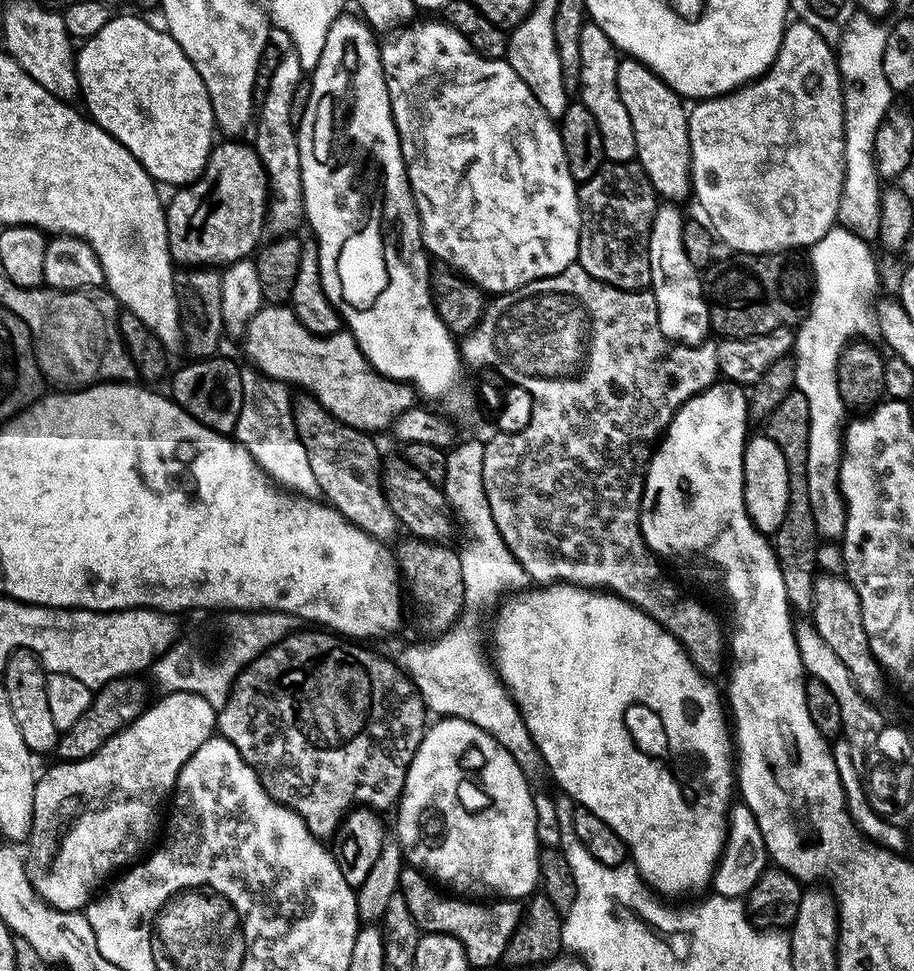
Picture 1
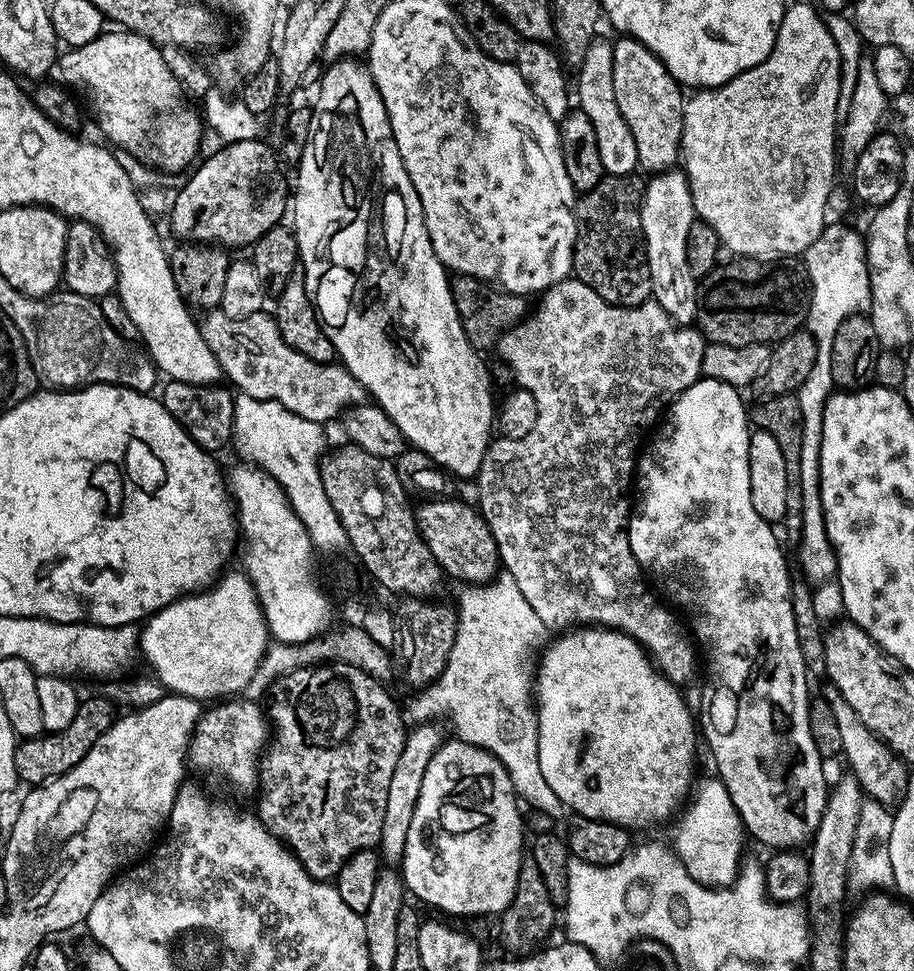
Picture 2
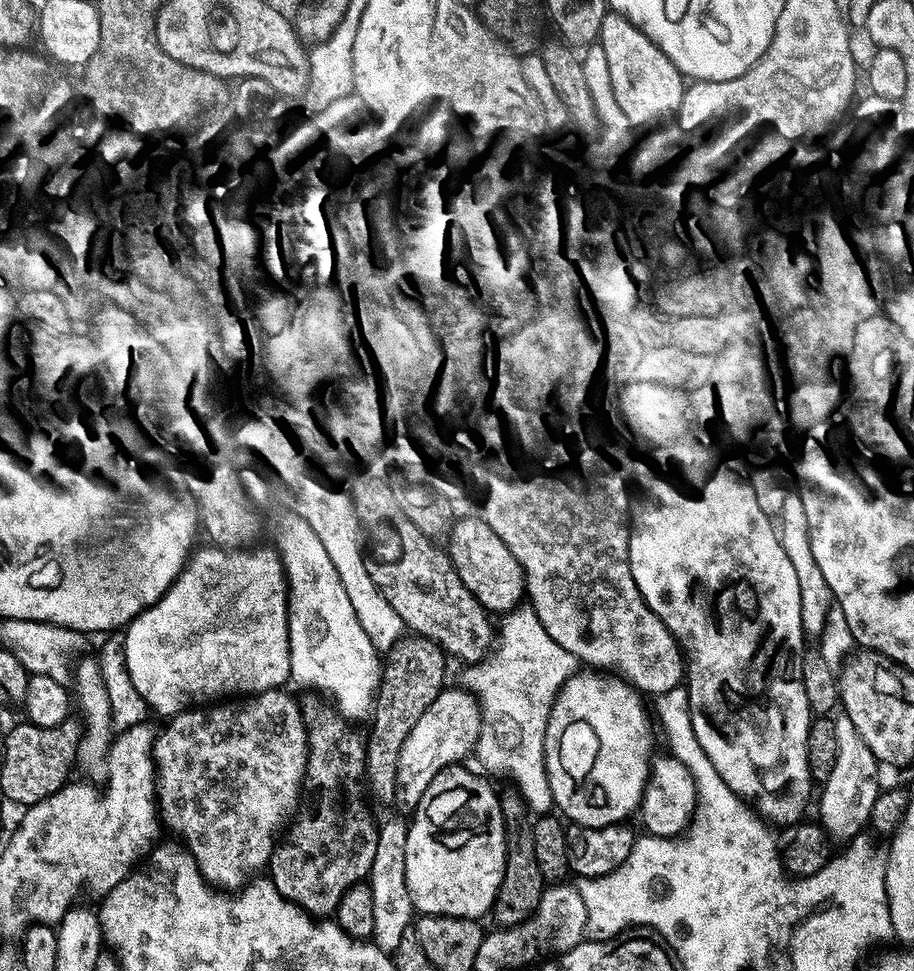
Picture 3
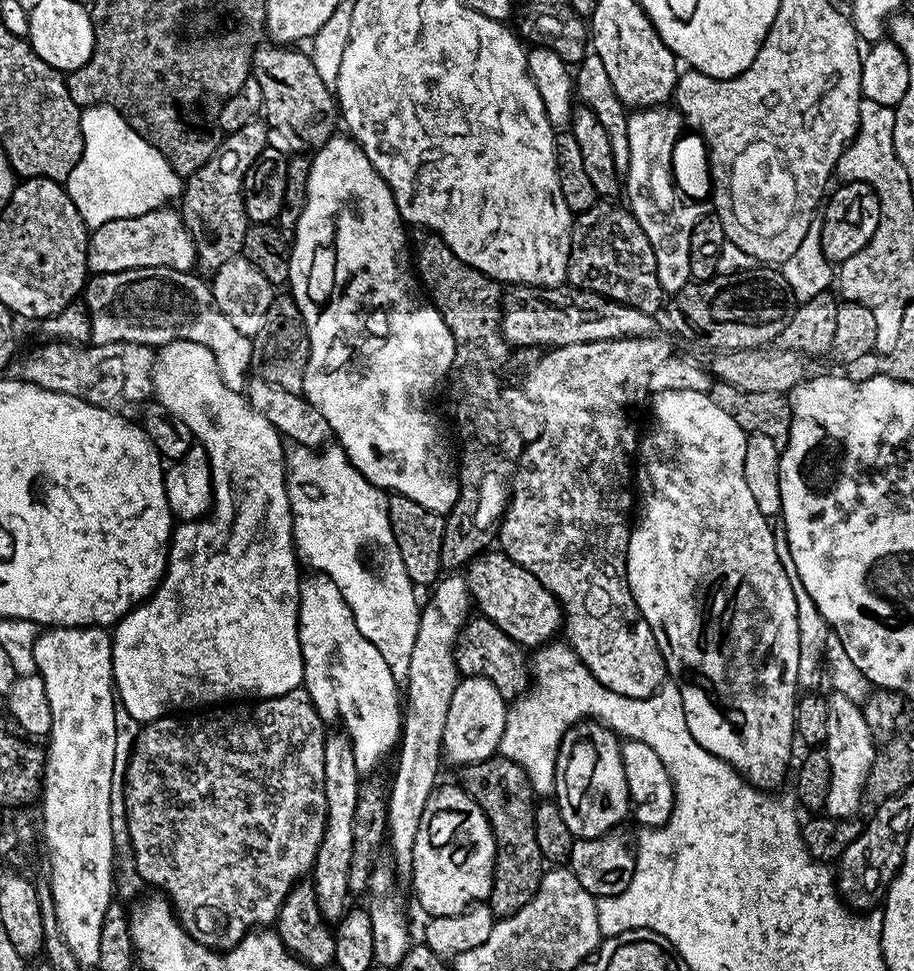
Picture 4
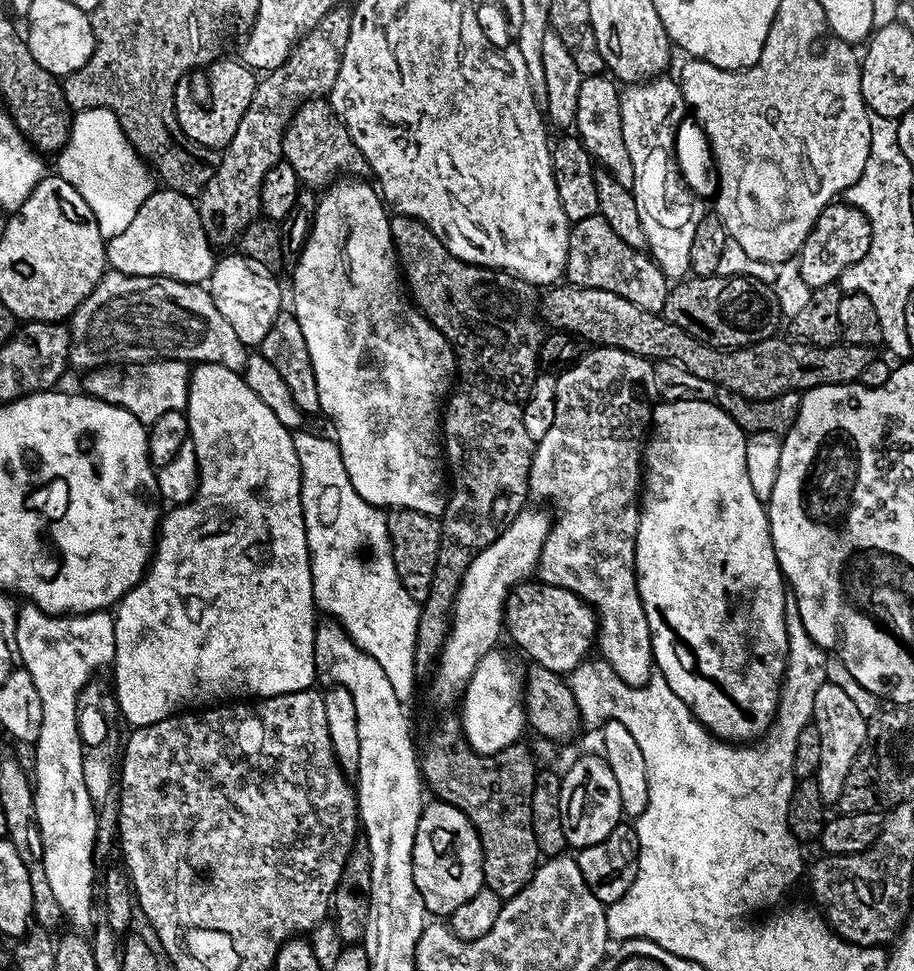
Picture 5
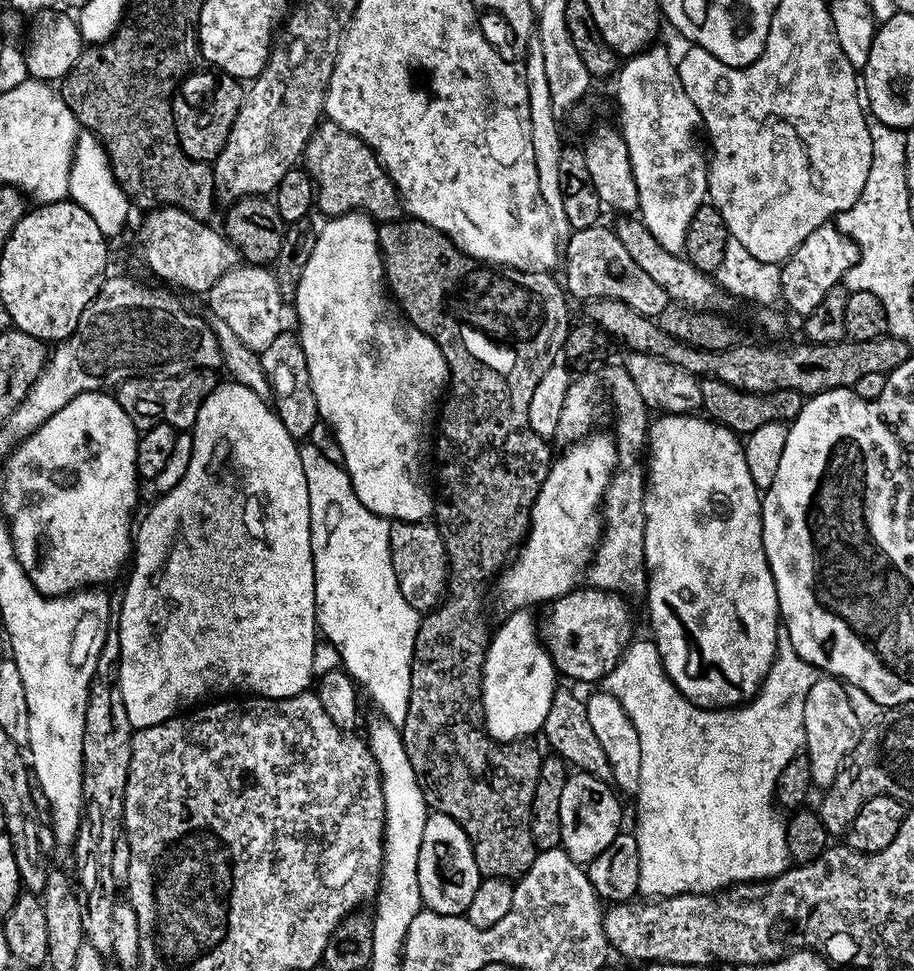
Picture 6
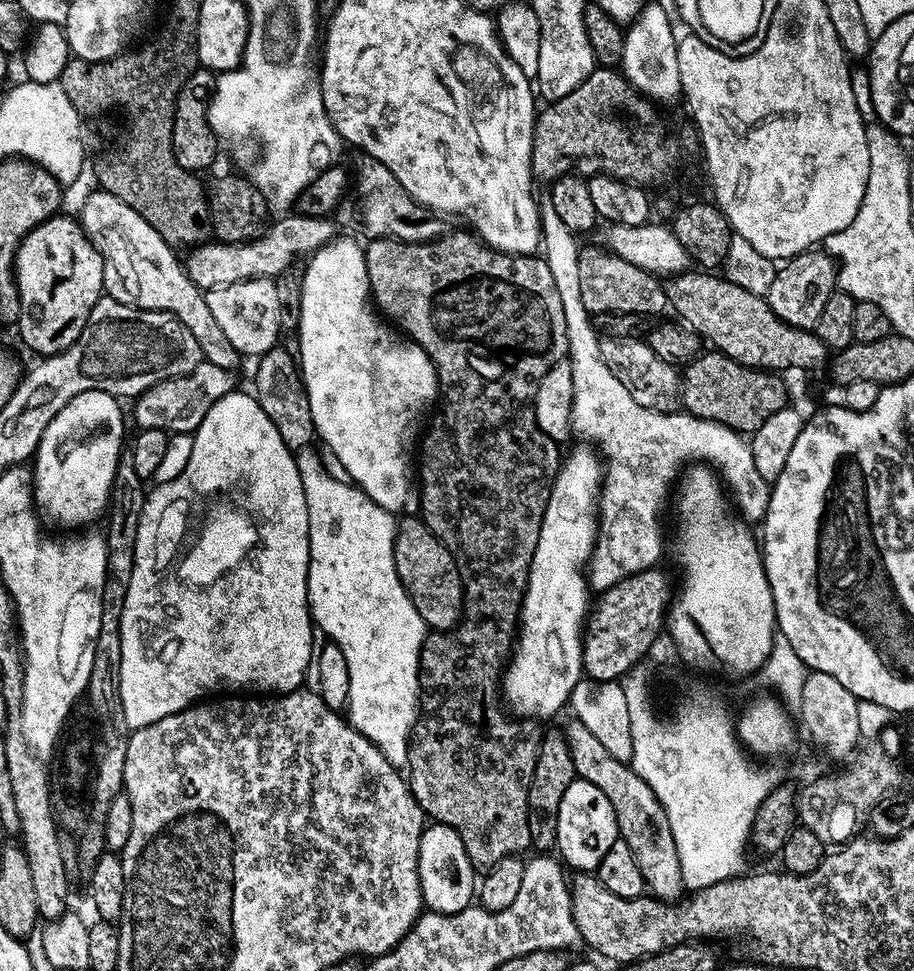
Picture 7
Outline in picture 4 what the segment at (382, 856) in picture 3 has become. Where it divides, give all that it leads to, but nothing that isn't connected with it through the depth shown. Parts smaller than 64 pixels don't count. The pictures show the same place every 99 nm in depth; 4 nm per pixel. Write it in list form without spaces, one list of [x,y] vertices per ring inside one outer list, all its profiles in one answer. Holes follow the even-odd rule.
[[[445,575],[431,589],[431,592],[432,601],[421,607],[418,634],[414,638],[414,654],[410,654],[410,670],[406,681],[408,692],[406,688],[398,751],[395,753],[396,773],[392,776],[392,788],[390,784],[386,792],[388,798],[386,844],[389,849],[392,847],[391,863],[395,871],[401,877],[404,875],[404,878],[411,877],[412,874],[414,838],[418,838],[418,822],[422,822],[422,810],[426,808],[426,798],[430,798],[432,791],[438,787],[436,775],[440,772],[440,760],[442,761],[444,745],[442,734],[446,722],[446,710],[458,683],[454,649],[460,629],[464,627],[470,616],[468,581],[463,575]]]

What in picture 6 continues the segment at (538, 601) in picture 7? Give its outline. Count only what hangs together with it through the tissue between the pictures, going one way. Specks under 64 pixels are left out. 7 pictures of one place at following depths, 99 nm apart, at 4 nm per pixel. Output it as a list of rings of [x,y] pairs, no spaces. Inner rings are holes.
[[[521,610],[503,617],[504,625],[491,633],[484,653],[482,706],[484,728],[496,740],[532,738],[543,729],[550,702],[558,687],[552,656],[538,635],[531,611]],[[557,680],[557,681],[556,681]]]

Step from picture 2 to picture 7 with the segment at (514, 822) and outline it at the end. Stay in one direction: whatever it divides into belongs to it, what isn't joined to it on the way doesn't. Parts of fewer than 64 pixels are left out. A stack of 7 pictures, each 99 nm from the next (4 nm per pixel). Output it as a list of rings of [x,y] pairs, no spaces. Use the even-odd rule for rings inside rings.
[[[432,822],[425,827],[420,839],[418,870],[420,895],[425,909],[440,912],[443,916],[453,916],[473,903],[478,876],[470,858],[466,858],[466,846],[462,846],[462,838],[458,838],[450,826]]]

